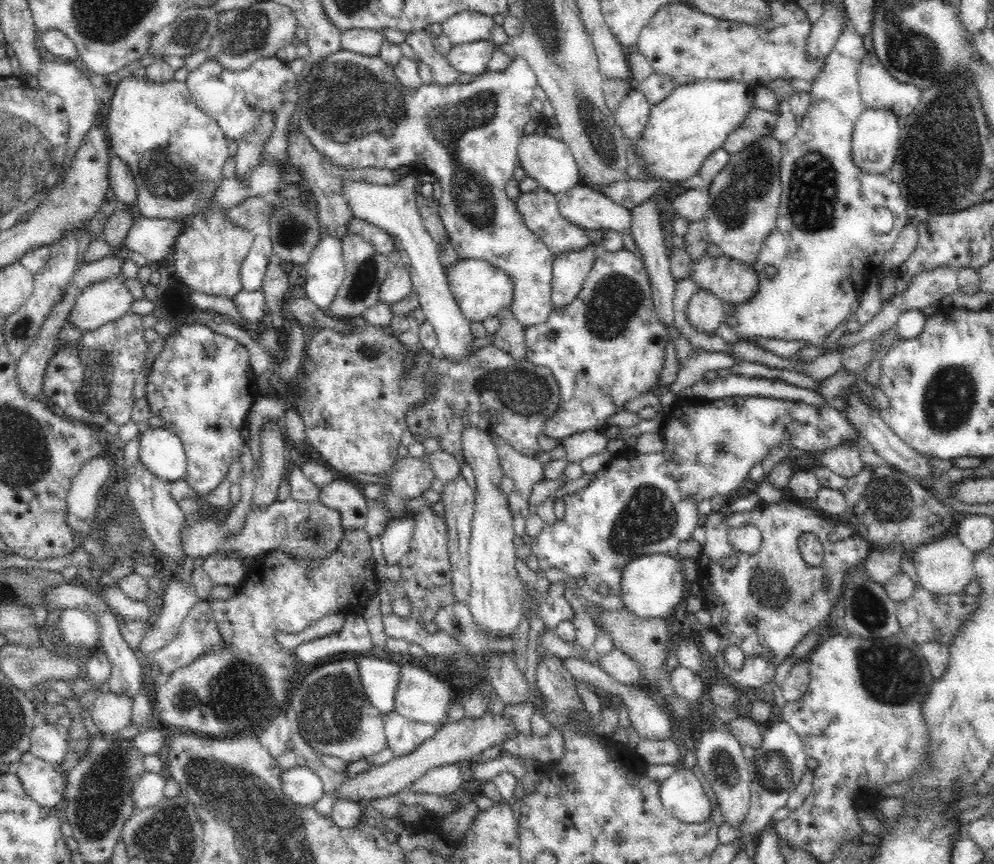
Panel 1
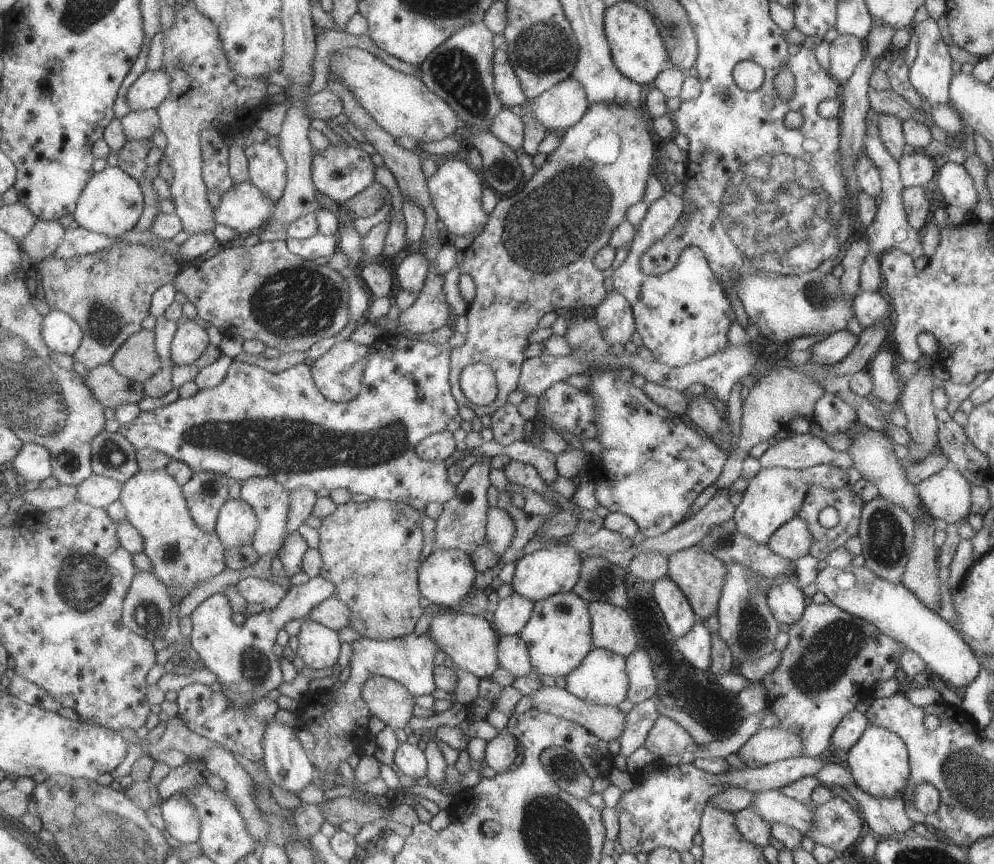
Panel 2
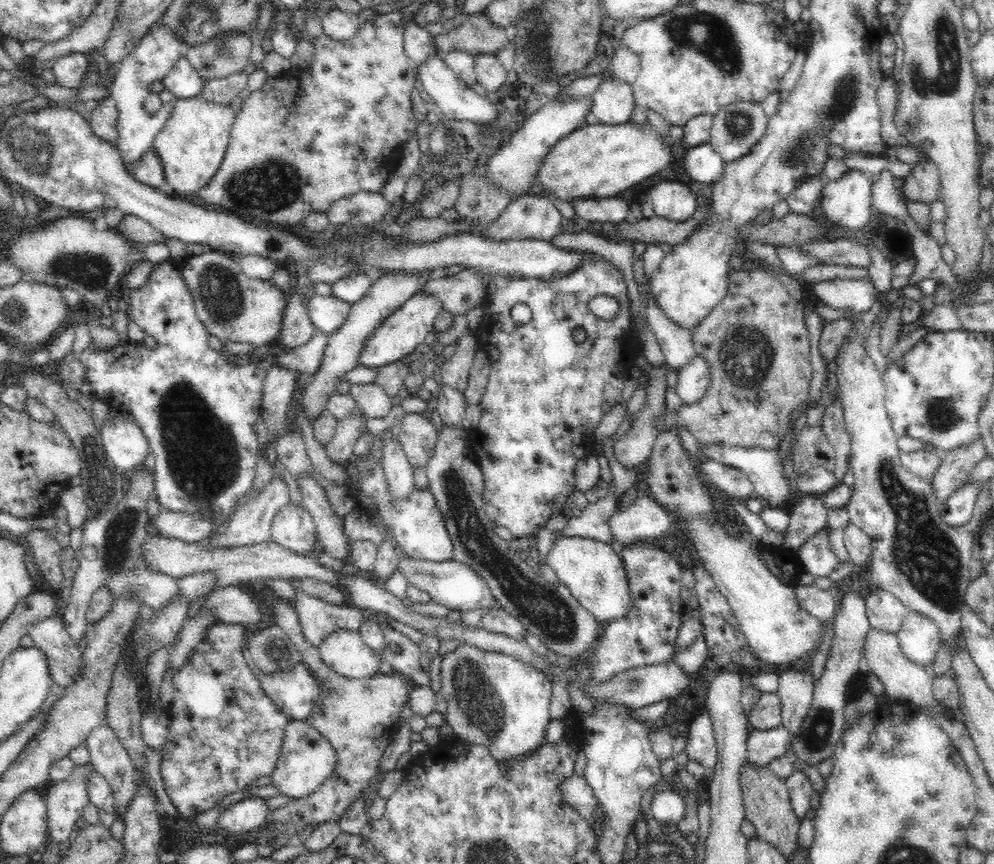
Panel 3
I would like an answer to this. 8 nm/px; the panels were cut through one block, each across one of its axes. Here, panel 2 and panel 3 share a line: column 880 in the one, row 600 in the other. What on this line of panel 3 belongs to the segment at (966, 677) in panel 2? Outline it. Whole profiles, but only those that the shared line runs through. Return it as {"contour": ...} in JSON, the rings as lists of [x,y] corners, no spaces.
{"contour":[[[559,534],[545,562],[570,589],[570,594],[580,601],[580,605],[594,615],[598,622],[605,624],[622,618],[630,610],[632,601],[628,591],[626,569],[622,557],[610,544],[592,538],[566,537]]]}

